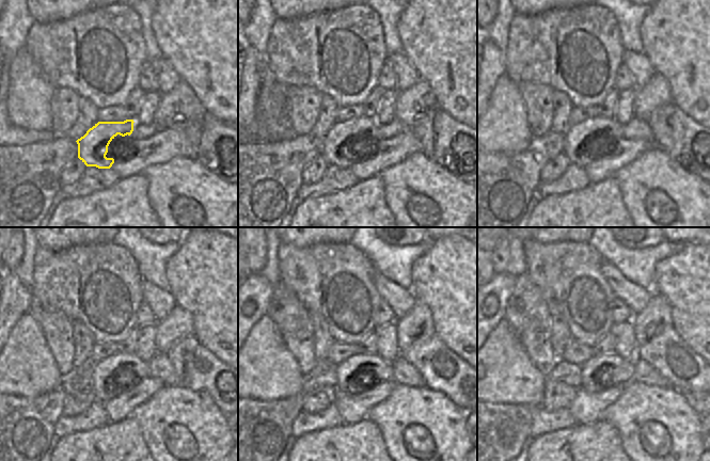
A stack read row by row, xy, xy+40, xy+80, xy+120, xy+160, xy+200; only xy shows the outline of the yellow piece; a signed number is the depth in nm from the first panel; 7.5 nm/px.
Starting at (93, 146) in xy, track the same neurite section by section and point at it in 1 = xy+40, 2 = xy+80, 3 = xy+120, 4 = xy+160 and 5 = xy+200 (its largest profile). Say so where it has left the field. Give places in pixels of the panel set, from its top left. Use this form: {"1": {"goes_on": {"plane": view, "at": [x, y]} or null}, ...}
{"1": {"goes_on": {"plane": "xy+40", "at": [338, 137]}}, "2": {"goes_on": {"plane": "xy+80", "at": [599, 125]}}, "3": {"goes_on": {"plane": "xy+120", "at": [115, 367]}}, "4": {"goes_on": {"plane": "xy+160", "at": [361, 371]}}, "5": {"goes_on": {"plane": "xy+200", "at": [601, 371]}}}

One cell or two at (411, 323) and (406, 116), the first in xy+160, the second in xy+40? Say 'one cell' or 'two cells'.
one cell

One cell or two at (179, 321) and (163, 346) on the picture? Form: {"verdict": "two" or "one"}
{"verdict": "one"}

